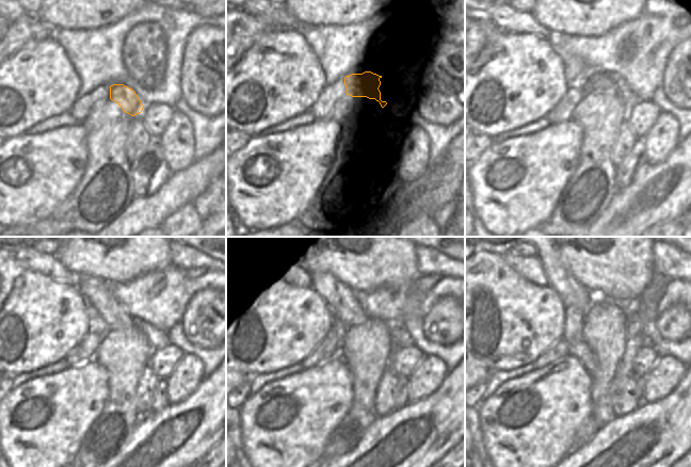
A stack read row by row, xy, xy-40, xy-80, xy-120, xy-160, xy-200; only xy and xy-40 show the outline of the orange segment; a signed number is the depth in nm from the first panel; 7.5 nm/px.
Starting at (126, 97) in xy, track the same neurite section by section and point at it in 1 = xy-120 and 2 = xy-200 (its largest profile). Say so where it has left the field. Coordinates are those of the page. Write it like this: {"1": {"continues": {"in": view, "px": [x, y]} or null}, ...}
{"1": {"continues": {"in": "xy-120", "px": [97, 293]}}, "2": {"continues": {"in": "xy-200", "px": [573, 293]}}}

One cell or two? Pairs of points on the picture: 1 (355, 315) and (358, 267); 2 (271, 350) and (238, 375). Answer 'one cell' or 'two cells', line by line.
1: two cells
2: two cells

